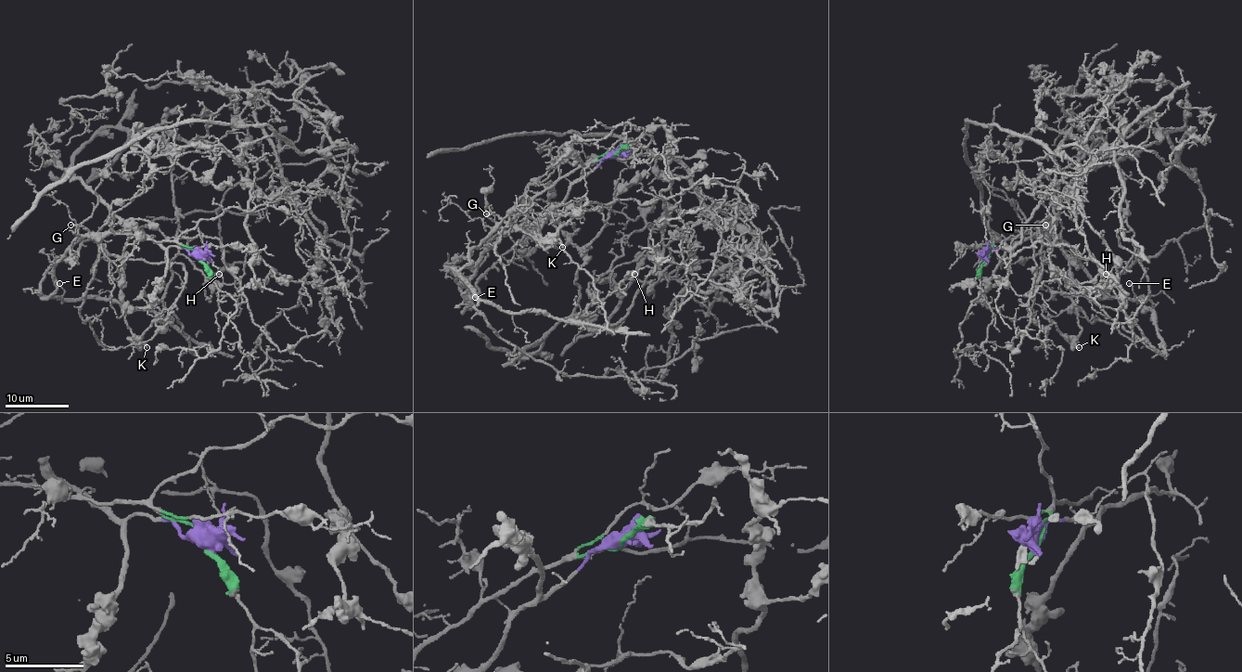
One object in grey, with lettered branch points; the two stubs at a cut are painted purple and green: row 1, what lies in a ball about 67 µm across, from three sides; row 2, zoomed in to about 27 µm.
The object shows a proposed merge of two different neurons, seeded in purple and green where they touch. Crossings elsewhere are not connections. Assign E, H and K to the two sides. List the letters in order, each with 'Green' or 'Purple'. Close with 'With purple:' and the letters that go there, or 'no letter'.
E: Green
H: Green
K: Purple
With purple: K

